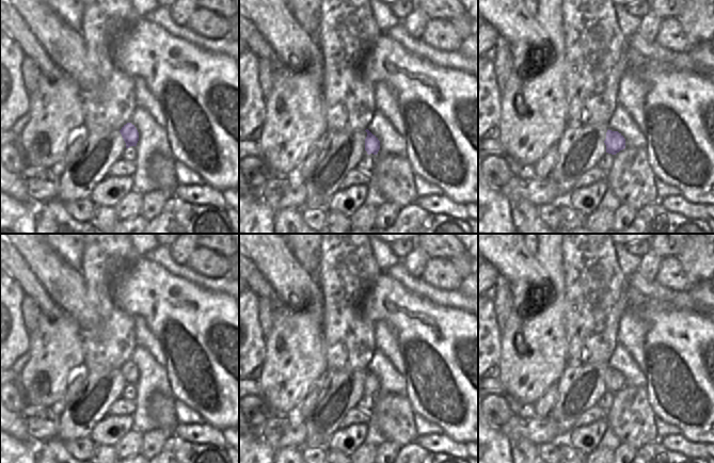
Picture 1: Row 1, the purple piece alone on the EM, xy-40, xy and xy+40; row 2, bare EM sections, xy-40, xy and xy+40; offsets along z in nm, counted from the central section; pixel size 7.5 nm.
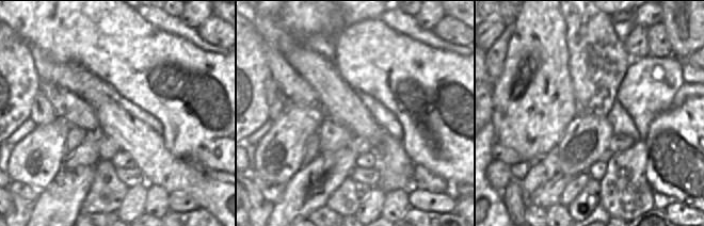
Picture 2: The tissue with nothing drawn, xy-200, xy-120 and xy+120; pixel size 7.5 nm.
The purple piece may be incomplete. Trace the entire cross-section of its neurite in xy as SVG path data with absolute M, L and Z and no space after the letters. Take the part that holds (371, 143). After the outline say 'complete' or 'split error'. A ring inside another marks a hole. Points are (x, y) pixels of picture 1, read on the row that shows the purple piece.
M368 129L365 131L367 132L367 137L365 139L365 150L368 155L377 155L380 149L380 141Z | complete

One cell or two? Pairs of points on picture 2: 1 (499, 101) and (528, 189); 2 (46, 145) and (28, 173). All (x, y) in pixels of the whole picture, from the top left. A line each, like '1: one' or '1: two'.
1: two
2: one

